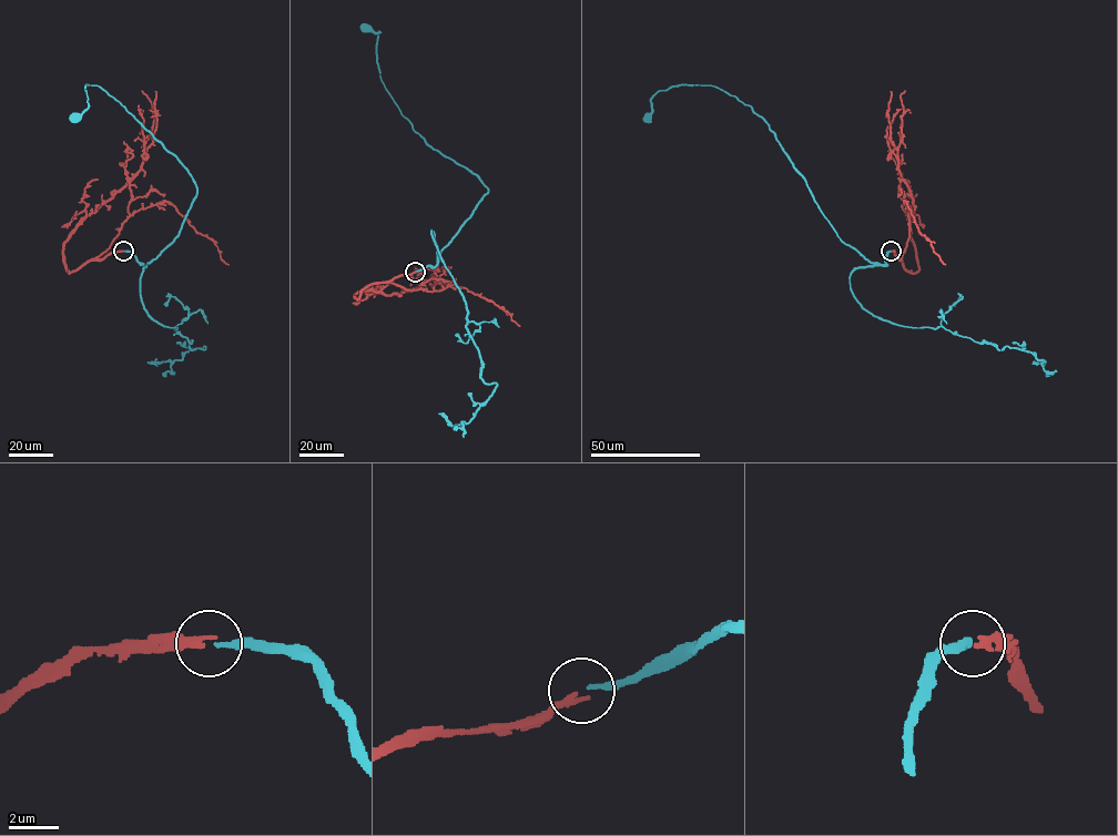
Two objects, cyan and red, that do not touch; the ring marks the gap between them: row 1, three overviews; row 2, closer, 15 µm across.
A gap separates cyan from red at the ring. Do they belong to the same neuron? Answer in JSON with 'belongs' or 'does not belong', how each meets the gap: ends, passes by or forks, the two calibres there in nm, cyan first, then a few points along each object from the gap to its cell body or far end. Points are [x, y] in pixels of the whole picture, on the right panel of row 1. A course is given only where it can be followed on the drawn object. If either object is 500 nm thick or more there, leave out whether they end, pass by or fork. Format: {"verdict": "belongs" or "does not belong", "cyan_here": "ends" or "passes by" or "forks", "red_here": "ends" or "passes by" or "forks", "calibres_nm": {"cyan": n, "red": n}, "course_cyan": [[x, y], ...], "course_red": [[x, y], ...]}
{"verdict": "belongs", "cyan_here": "ends", "red_here": "ends", "calibres_nm": {"cyan": 200, "red": 260}, "course_cyan": [[891, 251], [880, 264], [846, 244], [769, 124], [734, 97], [715, 87], [671, 87], [651, 99], [649, 118]], "course_red": [[891, 251], [911, 273], [918, 269], [911, 236], [913, 199], [898, 169], [903, 111], [901, 94], [905, 91]]}

